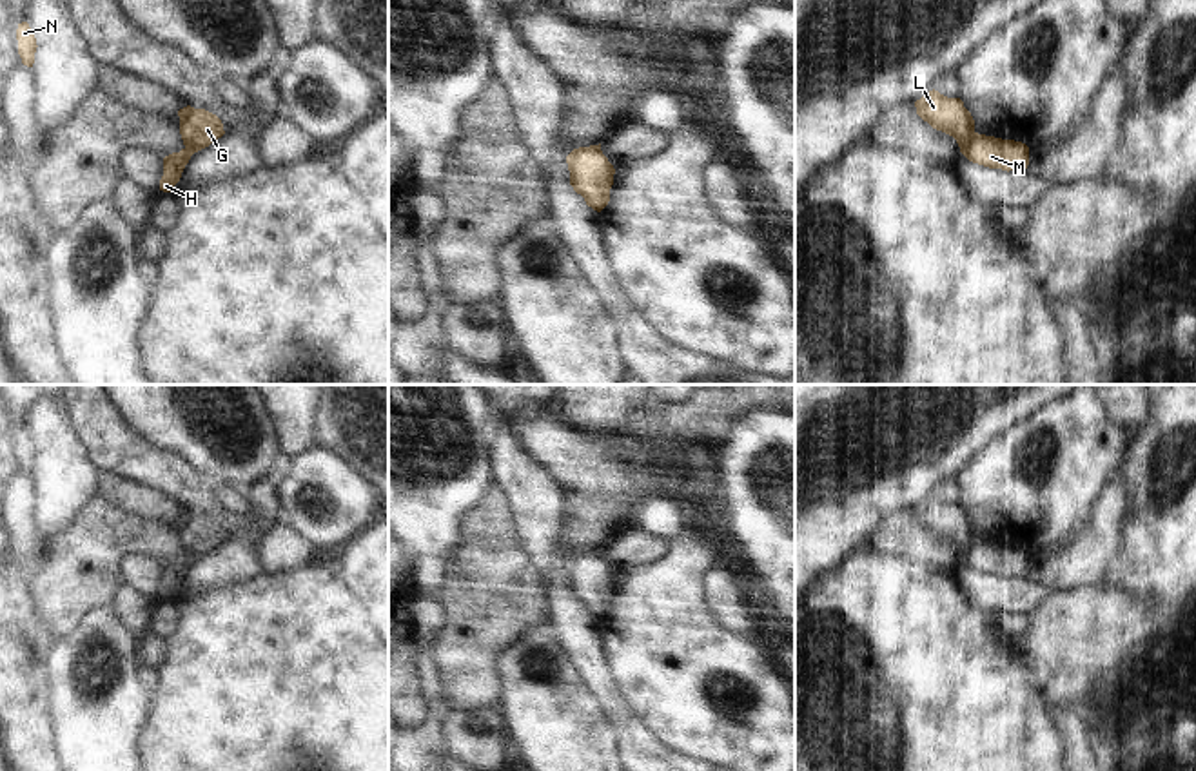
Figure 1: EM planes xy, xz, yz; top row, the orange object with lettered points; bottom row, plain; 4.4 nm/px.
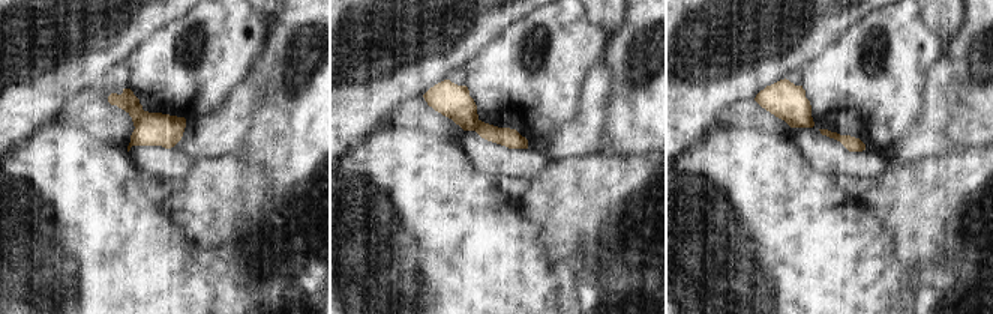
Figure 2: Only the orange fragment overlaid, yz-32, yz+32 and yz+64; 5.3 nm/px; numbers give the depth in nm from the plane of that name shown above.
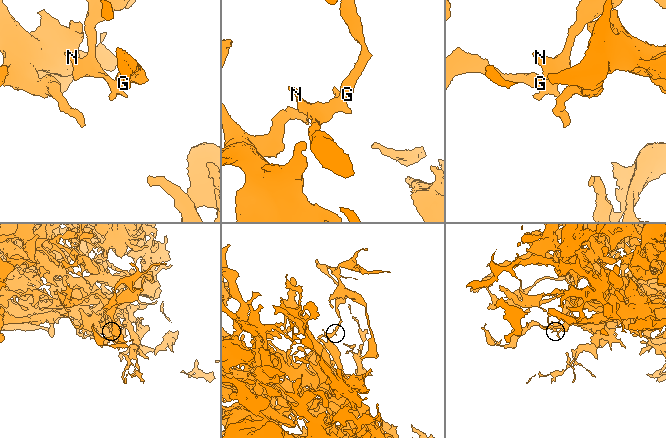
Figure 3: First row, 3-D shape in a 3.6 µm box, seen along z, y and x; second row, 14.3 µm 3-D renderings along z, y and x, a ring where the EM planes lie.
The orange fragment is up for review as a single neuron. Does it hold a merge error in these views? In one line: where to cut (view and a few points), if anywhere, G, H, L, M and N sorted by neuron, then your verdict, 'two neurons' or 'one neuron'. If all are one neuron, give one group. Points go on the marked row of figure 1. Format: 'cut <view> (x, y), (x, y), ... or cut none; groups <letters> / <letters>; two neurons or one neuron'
cut yz (977, 133), (962, 153); groups G L / H M N; two neurons

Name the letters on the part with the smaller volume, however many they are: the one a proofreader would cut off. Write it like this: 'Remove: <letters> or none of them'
Remove: G, L

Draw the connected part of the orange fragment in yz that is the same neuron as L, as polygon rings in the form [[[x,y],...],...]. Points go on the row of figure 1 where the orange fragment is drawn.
[[[929,91],[915,102],[917,114],[933,129],[953,136],[964,154],[975,138],[975,120],[960,98],[947,98]]]

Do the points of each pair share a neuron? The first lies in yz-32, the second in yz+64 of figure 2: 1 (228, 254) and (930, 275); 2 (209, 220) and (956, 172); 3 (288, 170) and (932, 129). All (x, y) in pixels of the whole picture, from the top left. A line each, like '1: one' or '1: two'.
1: one
2: one
3: two

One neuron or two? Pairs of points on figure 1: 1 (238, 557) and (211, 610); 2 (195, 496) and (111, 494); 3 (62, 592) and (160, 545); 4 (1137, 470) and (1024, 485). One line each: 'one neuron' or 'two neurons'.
1: two neurons
2: two neurons
3: one neuron
4: two neurons

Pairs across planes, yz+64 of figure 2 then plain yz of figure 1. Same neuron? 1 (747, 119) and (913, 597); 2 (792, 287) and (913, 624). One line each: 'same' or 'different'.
1: different
2: same

